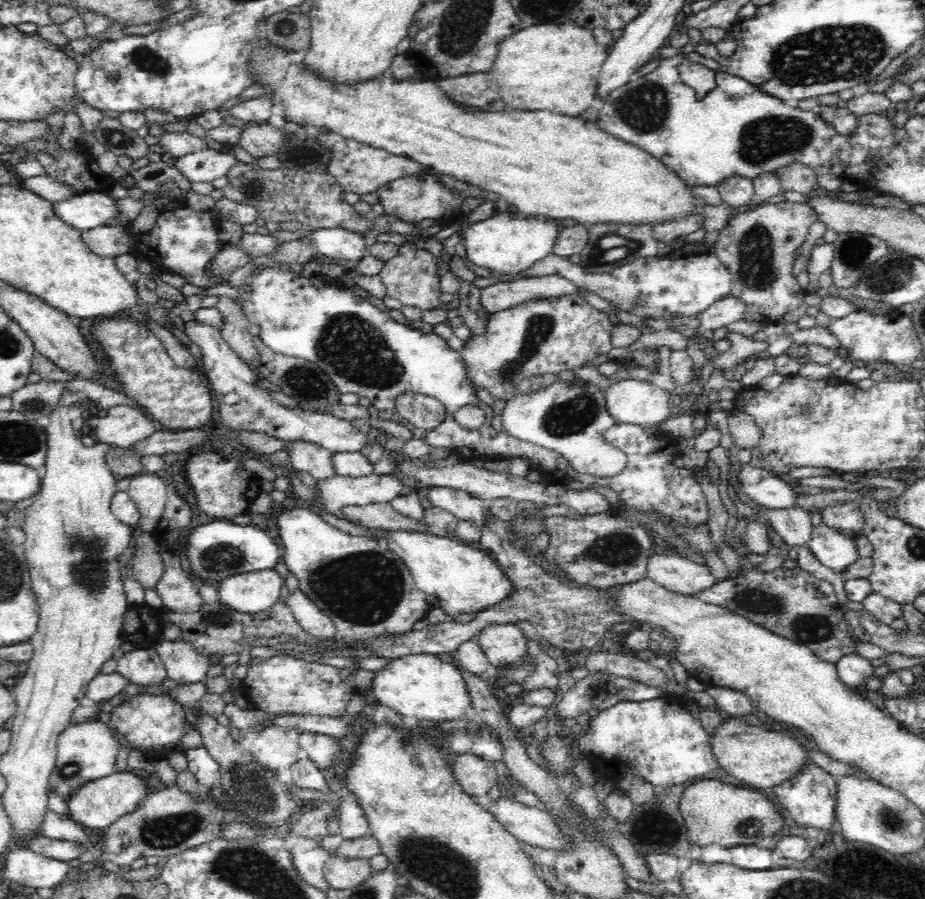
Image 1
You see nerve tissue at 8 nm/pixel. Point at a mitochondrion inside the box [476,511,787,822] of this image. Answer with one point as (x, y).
(615, 549)

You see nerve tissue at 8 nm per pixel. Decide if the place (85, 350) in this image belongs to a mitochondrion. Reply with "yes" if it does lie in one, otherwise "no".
no

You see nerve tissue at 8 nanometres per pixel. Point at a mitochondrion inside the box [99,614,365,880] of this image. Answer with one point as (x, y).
(168, 831)

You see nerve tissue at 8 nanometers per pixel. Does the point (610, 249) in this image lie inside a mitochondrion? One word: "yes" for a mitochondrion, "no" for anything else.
yes

